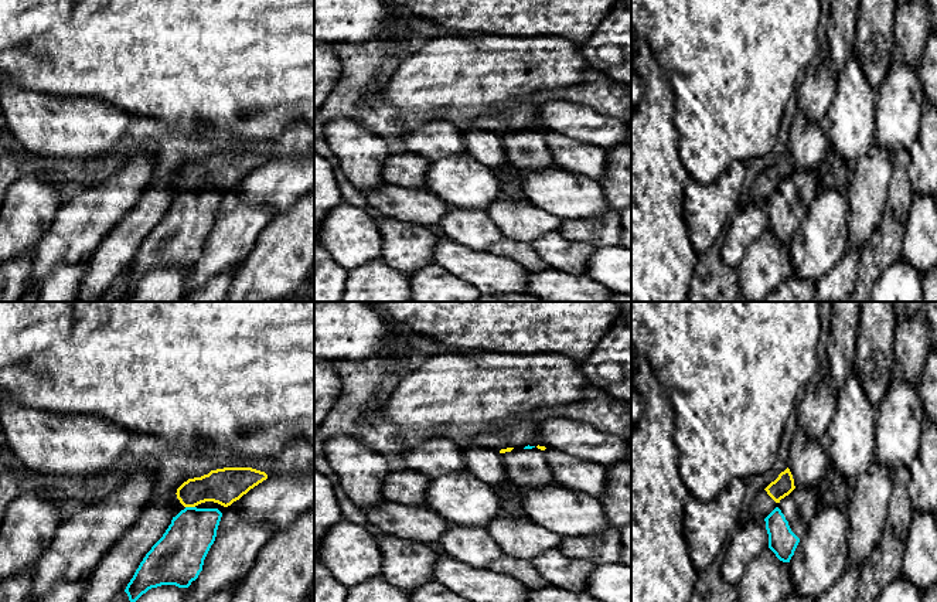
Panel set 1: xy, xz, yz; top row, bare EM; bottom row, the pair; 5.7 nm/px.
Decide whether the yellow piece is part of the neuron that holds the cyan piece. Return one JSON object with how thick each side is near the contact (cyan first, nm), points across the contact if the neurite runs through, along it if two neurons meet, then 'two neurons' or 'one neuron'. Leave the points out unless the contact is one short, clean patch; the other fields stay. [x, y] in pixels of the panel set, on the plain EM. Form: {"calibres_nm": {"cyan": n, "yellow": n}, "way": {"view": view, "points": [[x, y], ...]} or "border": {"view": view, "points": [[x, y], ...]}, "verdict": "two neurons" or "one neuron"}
{"calibres_nm": {"cyan": 280, "yellow": 200}, "border": {"view": "xy", "points": [[186, 189], [194, 190]]}, "verdict": "two neurons"}

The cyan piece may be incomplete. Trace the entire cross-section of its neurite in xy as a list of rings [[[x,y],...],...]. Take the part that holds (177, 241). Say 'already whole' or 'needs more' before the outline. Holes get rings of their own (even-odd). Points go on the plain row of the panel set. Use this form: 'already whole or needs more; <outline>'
needs more; [[[205,184],[185,190],[173,200],[125,272],[130,283],[125,297],[149,272],[161,268],[188,271],[198,261],[215,224],[224,193],[225,190],[218,186]]]

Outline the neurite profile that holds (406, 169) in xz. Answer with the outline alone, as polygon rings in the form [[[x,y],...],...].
[[[410,152],[391,154],[384,166],[384,183],[410,190],[425,190],[429,163],[430,160],[426,157]]]

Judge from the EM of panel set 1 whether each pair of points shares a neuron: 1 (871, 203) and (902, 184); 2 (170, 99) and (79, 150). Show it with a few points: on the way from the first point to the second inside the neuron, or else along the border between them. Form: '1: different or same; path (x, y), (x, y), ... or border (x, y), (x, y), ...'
1: different; border (893, 170), (886, 191), (886, 204)
2: different; border (102, 101), (133, 116)

